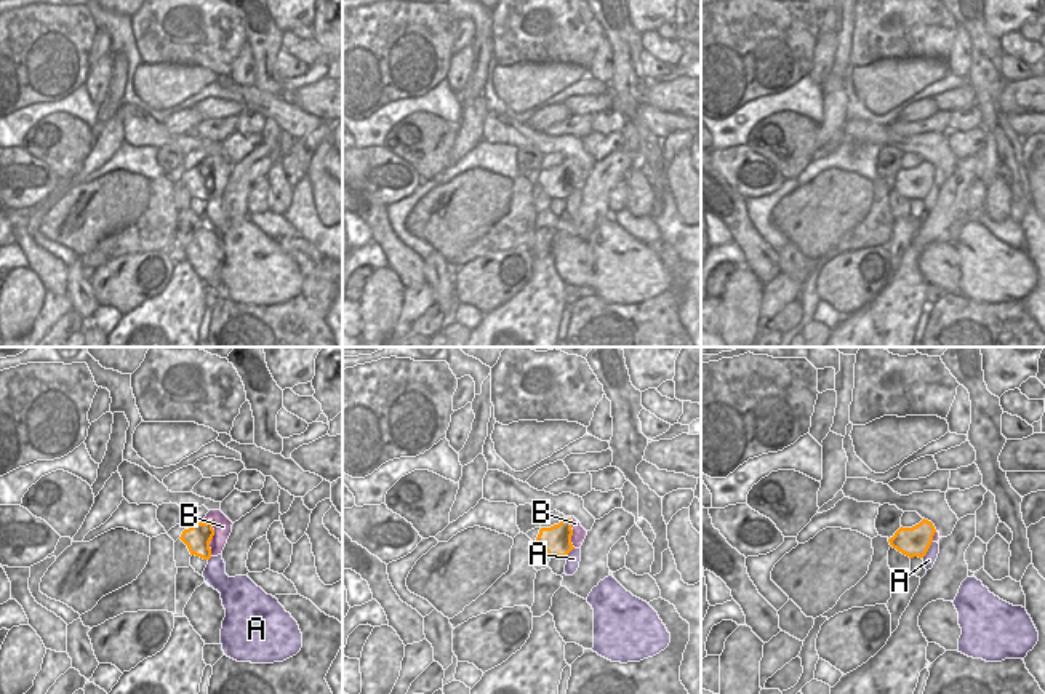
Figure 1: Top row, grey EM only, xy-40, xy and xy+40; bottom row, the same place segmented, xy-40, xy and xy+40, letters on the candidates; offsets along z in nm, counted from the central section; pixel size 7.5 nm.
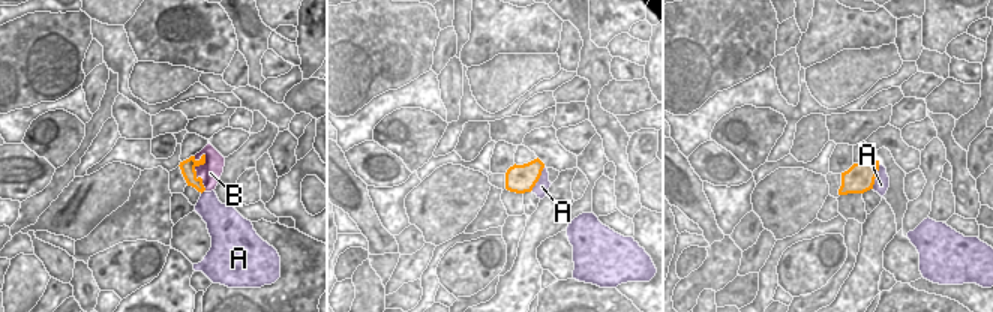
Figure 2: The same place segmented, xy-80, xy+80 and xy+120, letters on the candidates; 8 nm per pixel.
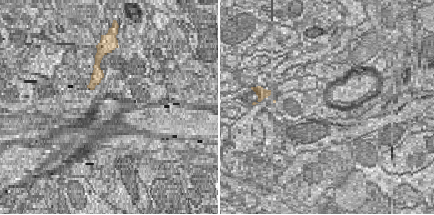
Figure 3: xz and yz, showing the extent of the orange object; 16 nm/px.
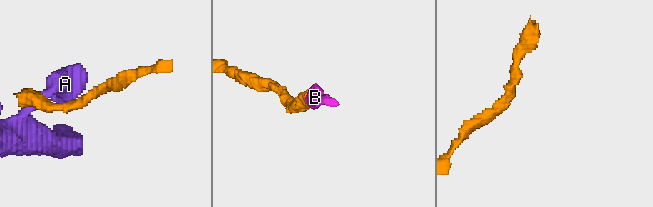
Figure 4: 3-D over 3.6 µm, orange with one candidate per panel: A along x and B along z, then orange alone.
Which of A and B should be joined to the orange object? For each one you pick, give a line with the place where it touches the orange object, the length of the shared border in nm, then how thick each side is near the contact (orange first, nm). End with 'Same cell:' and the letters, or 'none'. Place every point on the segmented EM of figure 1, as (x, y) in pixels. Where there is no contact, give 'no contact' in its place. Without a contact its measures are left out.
B: xy-40 (212, 538) | 280 nm | 190/140 nm
Same cell: B

